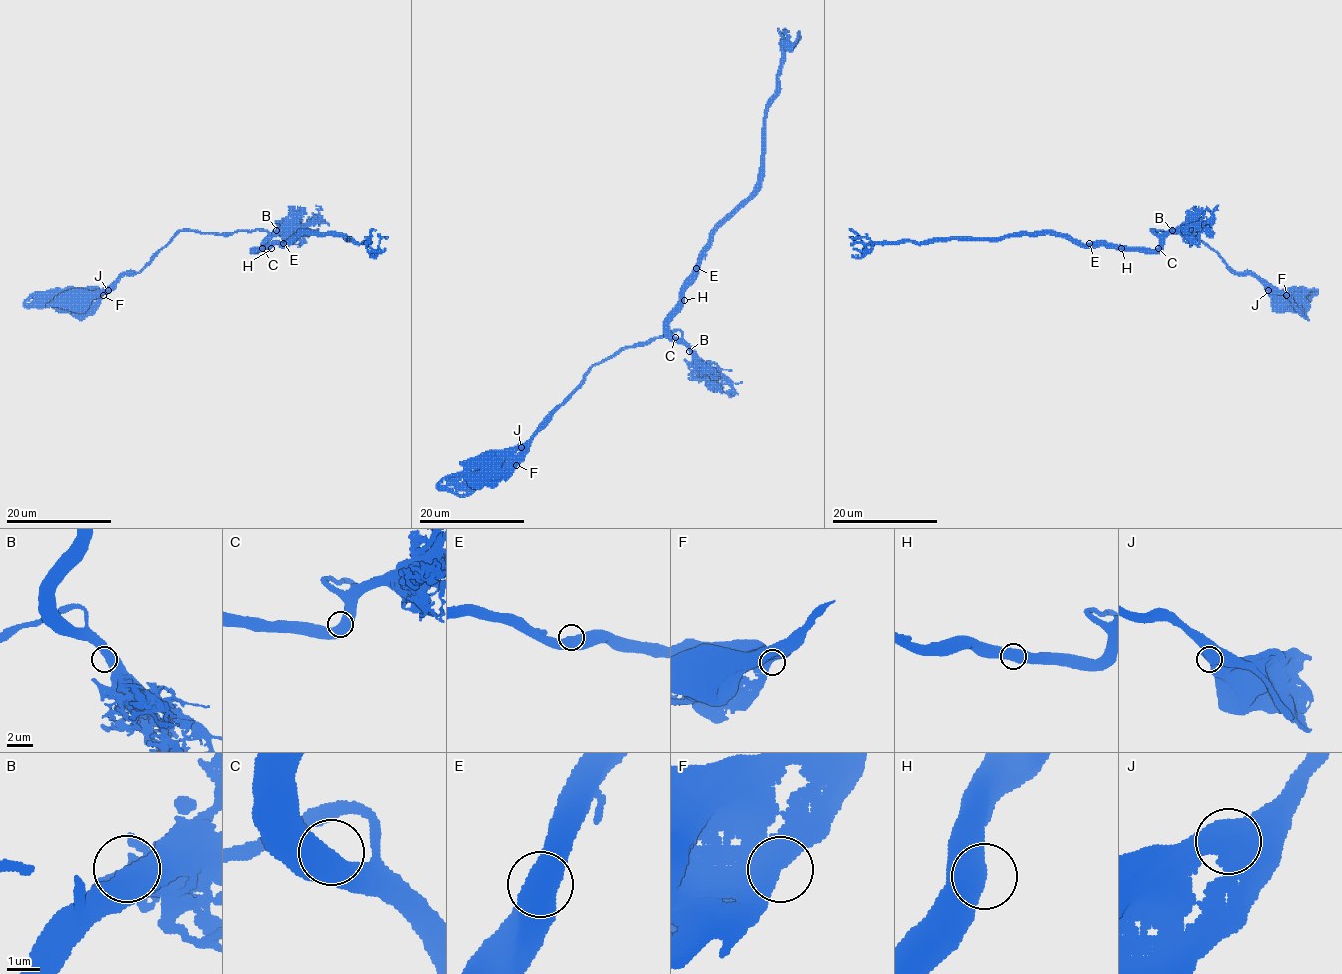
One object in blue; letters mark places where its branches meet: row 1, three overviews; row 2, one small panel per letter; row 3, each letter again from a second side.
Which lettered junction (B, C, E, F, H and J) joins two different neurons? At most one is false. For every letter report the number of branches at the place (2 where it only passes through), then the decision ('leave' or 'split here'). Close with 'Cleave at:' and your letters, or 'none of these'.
B: branches 2; leave
C: branches 2; leave
E: branches 2; leave
F: branches 2; leave
H: branches 2; leave
J: branches 2; leave
Cleave at: none of these

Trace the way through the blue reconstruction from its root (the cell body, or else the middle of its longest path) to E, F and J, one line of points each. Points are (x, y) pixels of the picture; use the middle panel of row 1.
E: (487, 454), (522, 446), (593, 366), (677, 330), (681, 338), (670, 331), (668, 322), (696, 268)
F: (487, 454), (501, 454), (516, 465)
J: (487, 454), (511, 452), (521, 447)

